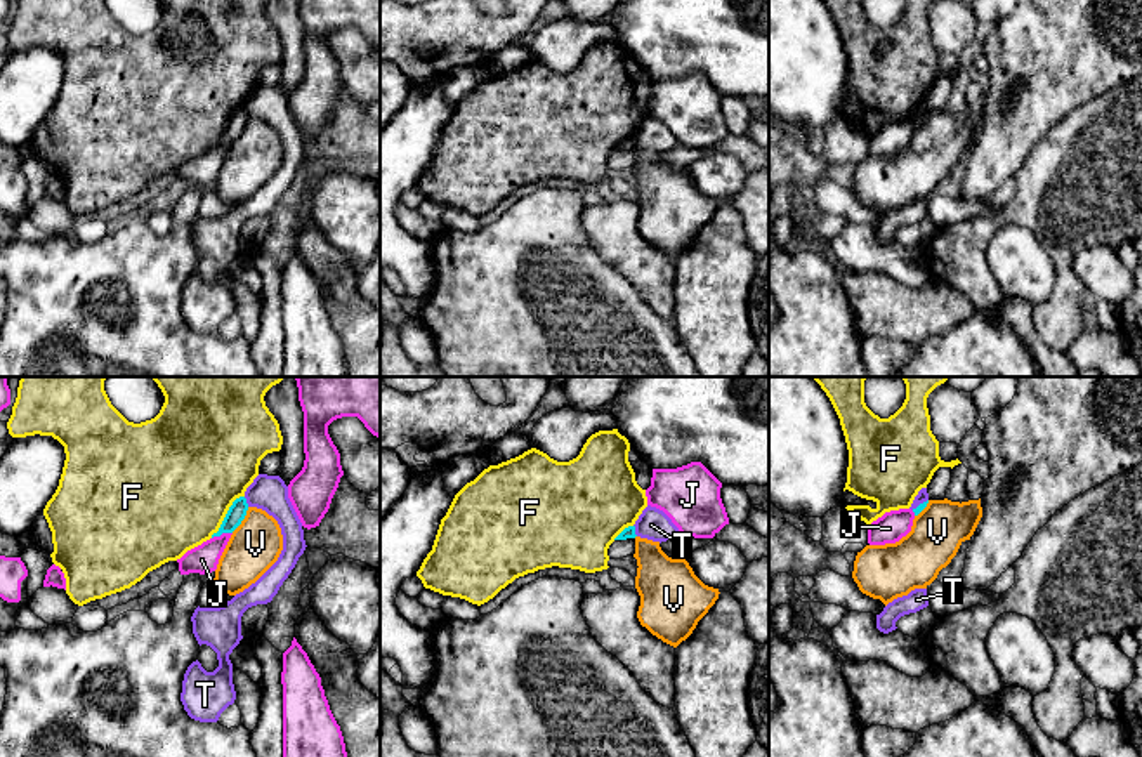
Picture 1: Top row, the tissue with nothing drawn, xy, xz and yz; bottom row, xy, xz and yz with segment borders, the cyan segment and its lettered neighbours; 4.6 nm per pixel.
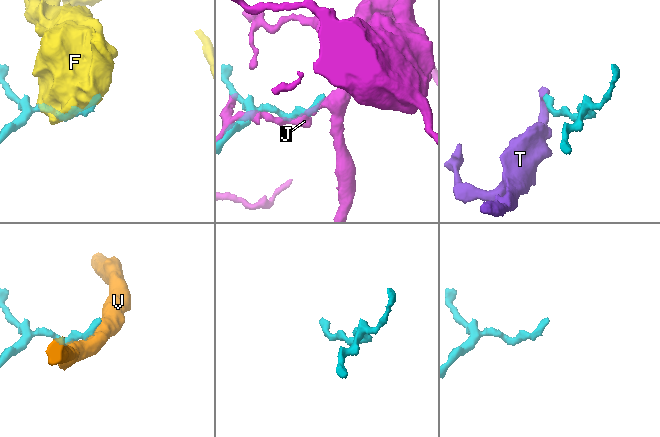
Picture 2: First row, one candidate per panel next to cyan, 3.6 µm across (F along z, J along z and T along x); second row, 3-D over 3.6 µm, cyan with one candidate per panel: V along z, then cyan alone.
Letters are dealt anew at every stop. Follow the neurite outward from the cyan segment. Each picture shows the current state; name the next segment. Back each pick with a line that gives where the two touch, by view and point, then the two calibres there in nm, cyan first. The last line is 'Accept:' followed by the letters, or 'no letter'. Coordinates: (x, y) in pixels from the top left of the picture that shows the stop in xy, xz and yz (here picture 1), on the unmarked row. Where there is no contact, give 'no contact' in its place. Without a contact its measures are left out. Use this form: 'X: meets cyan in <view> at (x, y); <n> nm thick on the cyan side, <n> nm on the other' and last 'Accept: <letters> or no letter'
Accept: no letter

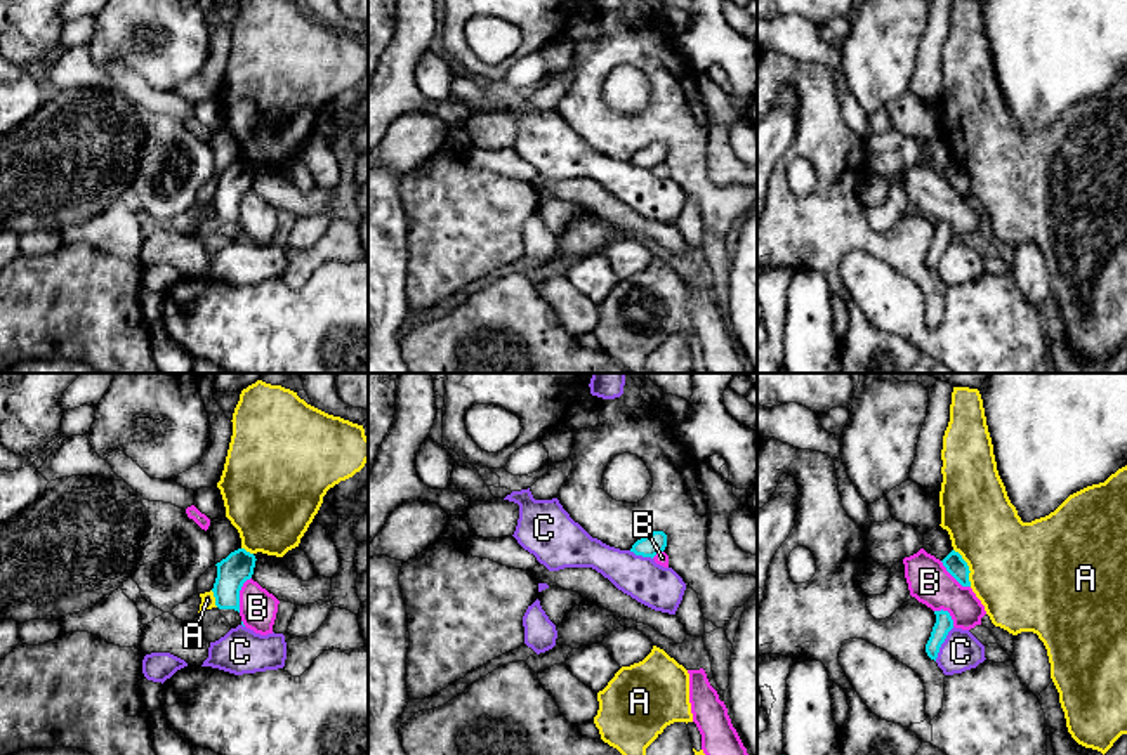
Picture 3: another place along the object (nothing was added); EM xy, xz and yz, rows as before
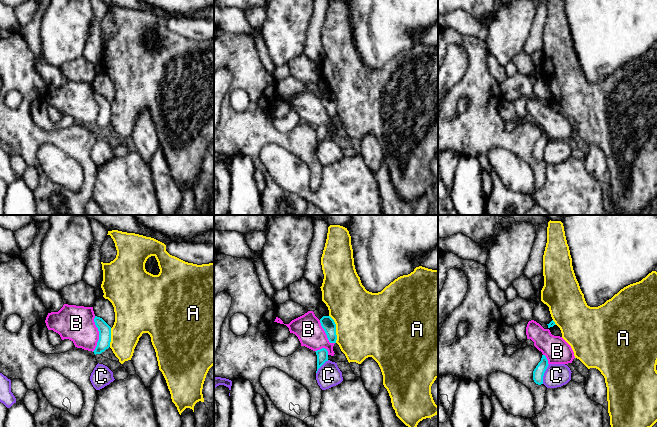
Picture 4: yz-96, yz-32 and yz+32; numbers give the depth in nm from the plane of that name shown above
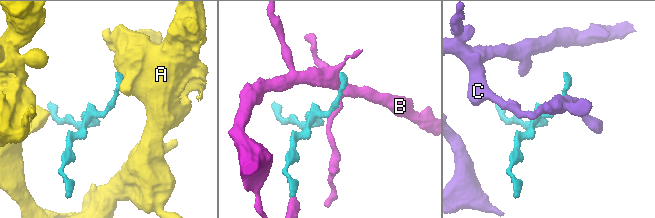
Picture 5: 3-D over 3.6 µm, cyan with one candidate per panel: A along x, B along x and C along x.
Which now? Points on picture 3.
Accept: no letter

